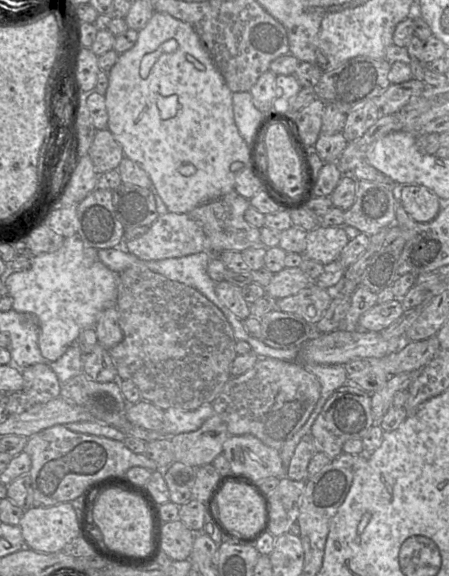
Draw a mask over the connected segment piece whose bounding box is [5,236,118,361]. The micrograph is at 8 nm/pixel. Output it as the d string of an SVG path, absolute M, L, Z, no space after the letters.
M72 236L58 250L31 257L29 268L5 276L12 309L38 318L38 347L50 361L59 359L83 330L94 328L102 311L116 307L118 274L99 260L98 250Z

